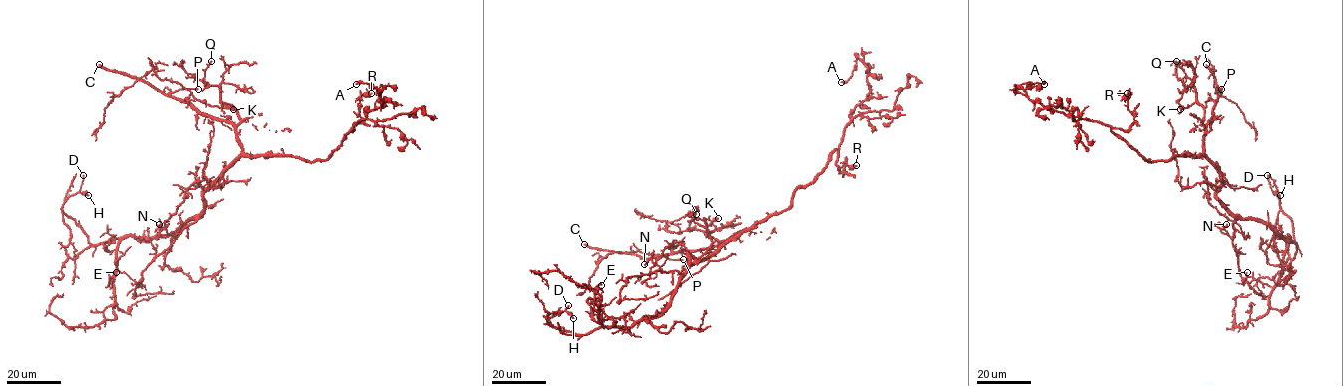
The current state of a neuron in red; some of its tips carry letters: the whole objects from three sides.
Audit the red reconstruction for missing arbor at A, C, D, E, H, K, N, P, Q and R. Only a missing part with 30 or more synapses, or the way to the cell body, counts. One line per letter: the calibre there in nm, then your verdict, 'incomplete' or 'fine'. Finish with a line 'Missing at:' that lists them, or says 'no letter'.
A: 320 nm | fine
C: 420 nm | incomplete
D: 220 nm | fine
E: 200 nm | fine
H: 260 nm | fine
K: 550 nm | fine
N: 160 nm | fine
P: 420 nm | fine
Q: 200 nm | fine
R: 190 nm | fine
Missing at: C

